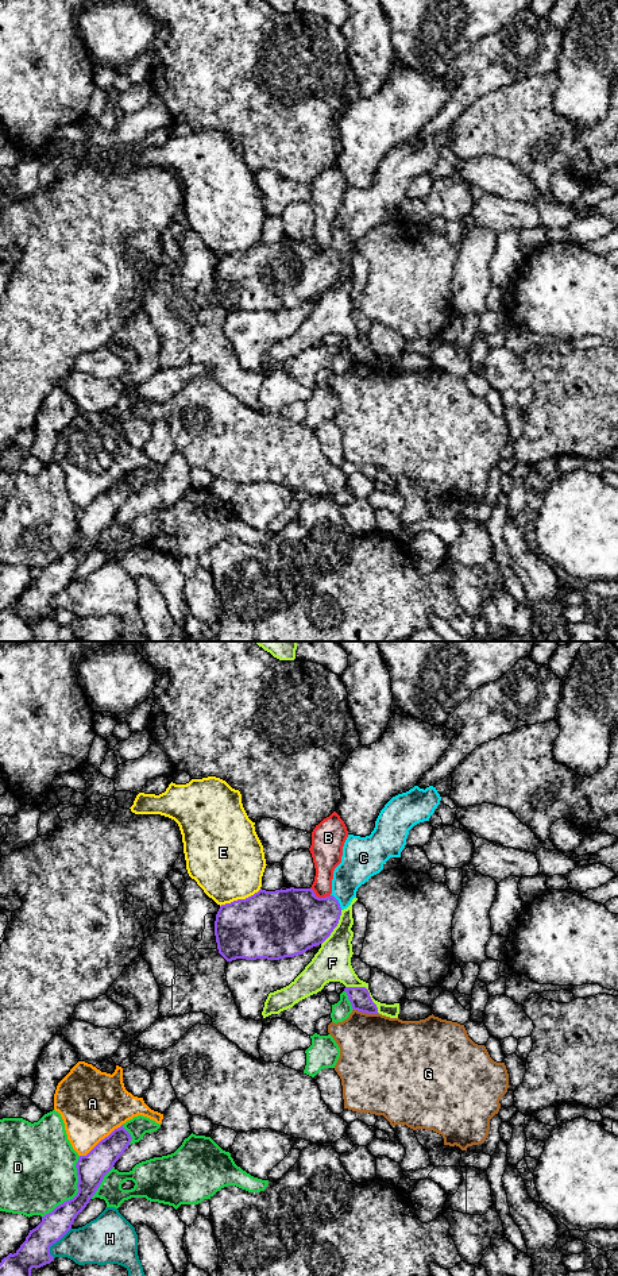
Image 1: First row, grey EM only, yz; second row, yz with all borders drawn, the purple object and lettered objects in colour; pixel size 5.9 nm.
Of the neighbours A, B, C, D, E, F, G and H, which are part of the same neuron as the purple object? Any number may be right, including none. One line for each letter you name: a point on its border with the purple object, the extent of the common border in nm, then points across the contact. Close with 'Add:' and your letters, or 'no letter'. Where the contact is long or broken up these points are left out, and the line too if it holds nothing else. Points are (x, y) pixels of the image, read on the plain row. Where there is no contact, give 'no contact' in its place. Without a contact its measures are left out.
C: yz (338, 254) | 120 nm | across yz (300, 272), (316, 270), (338, 254), (347, 230), (358, 218)
Add: C

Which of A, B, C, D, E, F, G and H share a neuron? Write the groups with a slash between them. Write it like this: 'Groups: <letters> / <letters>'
Groups: A / B / C / D / E / F / G / H

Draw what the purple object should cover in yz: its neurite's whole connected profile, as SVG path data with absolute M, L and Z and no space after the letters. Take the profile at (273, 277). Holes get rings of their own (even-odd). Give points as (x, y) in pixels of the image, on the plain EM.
M451 126L426 140L414 138L385 157L370 188L348 186L329 248L318 250L312 240L260 240L246 251L221 257L215 273L219 305L227 313L279 312L322 296L358 240L379 225L390 209L401 209L409 182L429 173L451 140Z

